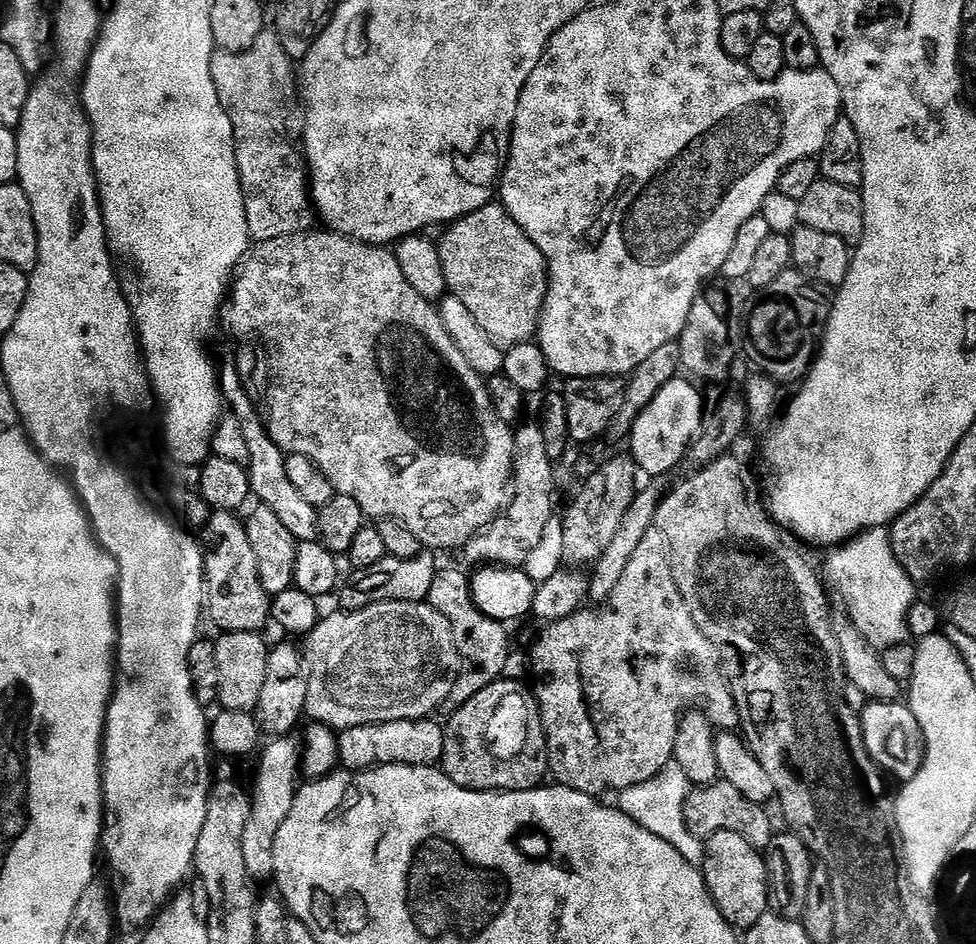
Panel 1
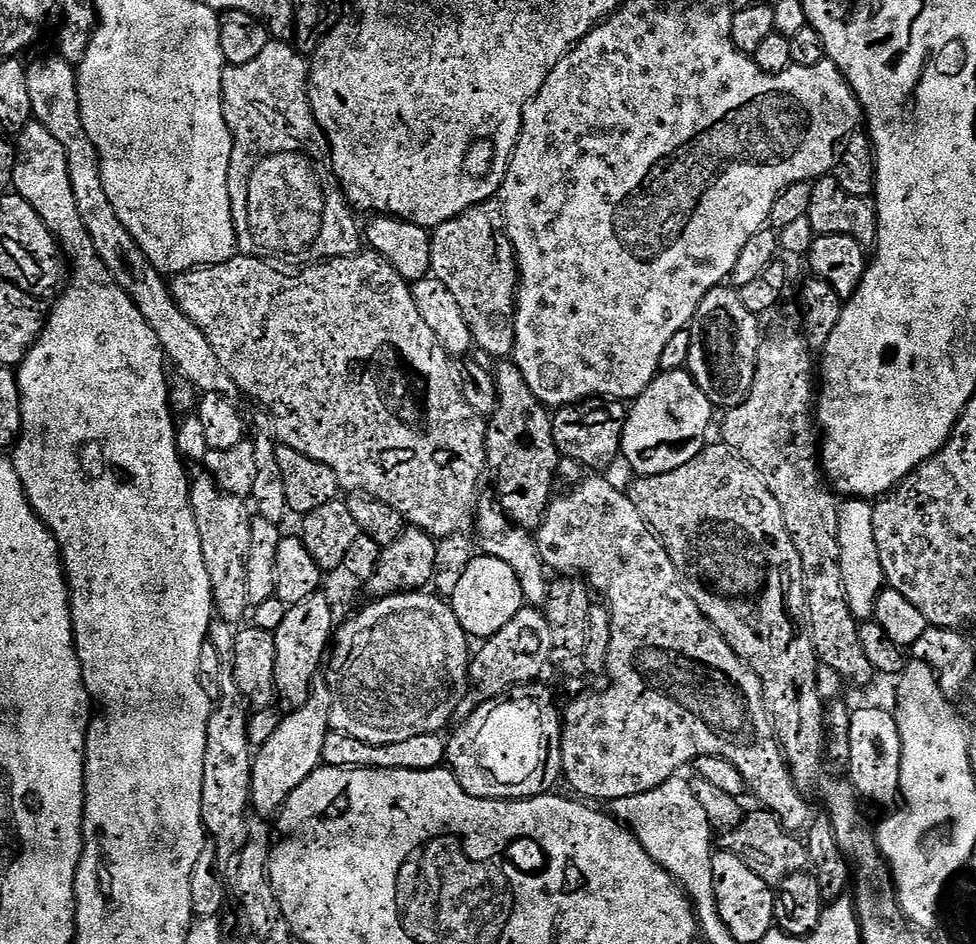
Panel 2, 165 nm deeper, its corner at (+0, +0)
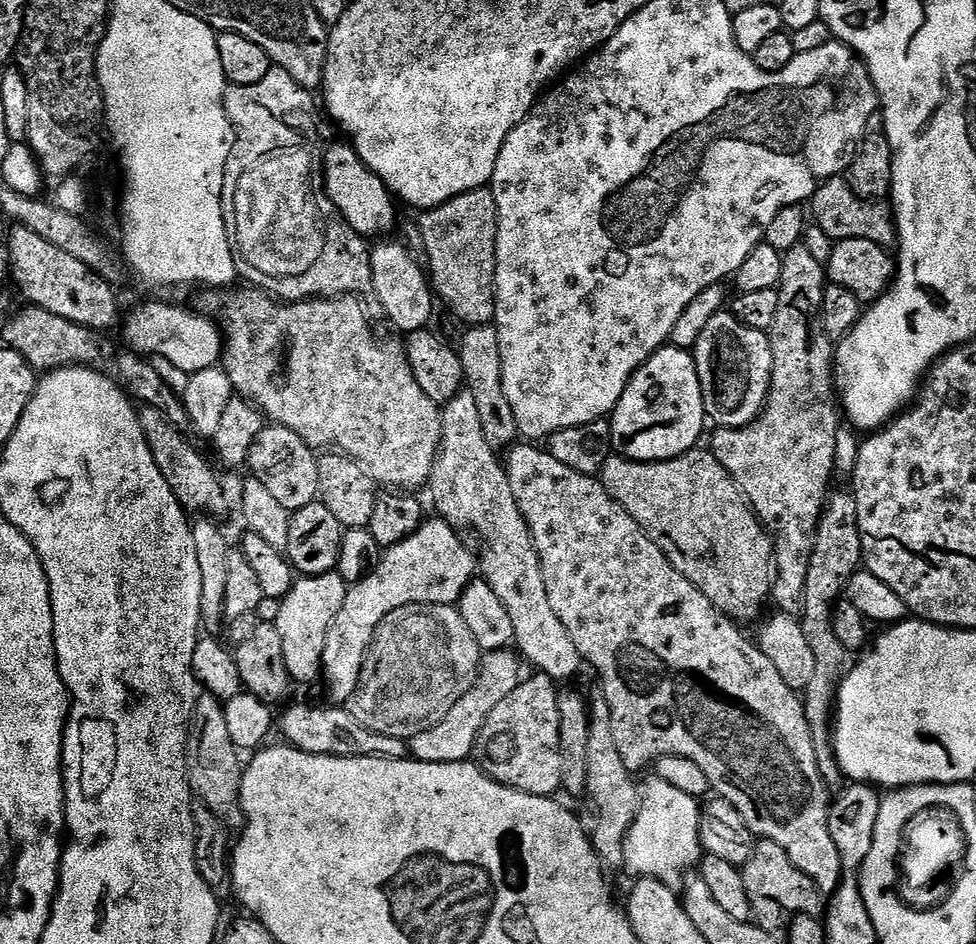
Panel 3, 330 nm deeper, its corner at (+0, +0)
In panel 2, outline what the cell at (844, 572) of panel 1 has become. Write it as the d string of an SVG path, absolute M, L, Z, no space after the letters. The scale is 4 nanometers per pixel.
M848 498L843 501L838 522L838 546L840 565L848 605L858 618L868 618L876 611L876 600L886 587L886 577L882 558L878 552L878 542L874 536L873 505L864 498Z

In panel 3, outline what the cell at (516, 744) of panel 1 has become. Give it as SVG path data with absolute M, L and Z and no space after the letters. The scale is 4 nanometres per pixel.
M543 674L521 679L520 684L494 710L490 710L490 718L480 727L480 737L476 740L478 760L485 772L493 780L505 784L526 794L553 797L560 790L562 782L562 754L558 738L558 684L551 677Z

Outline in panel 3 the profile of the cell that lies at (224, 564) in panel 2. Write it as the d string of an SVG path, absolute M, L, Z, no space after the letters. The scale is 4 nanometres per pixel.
M143 407L140 412L140 424L146 434L154 462L166 478L170 490L174 491L181 505L186 510L217 516L226 508L224 490L211 466L205 458L188 442L184 434L167 420L165 414L158 409Z

